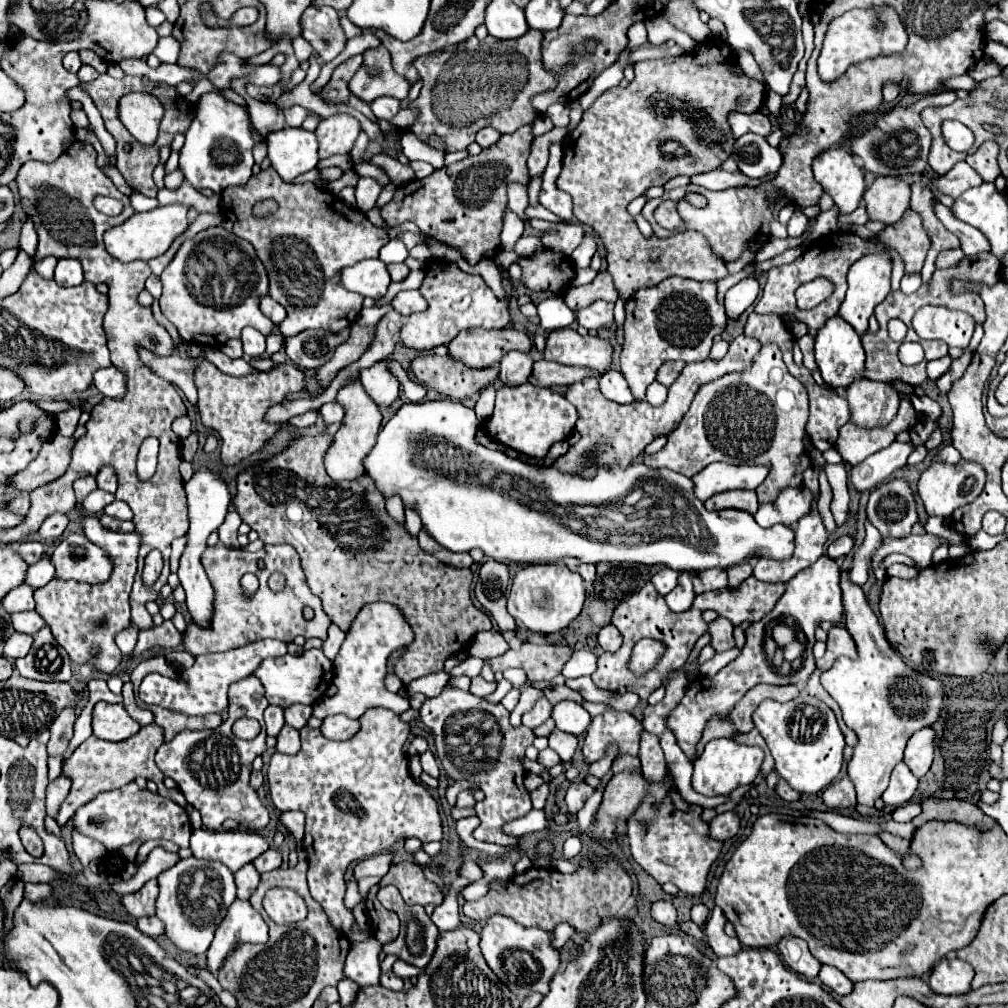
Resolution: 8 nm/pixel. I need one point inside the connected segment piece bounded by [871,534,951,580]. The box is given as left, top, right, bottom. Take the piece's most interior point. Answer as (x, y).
(919, 548)

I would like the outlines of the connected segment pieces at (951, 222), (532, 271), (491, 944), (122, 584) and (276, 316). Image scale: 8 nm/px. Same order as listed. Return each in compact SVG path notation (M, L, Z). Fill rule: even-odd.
M937 198L933 200L933 210L935 210L937 218L943 222L943 226L959 238L961 250L963 250L964 254L979 254L979 252L989 250L987 248L987 238L979 230L975 230L969 224L963 224L961 220L957 220L953 216L951 208L943 206Z
M541 250L533 256L519 258L517 262L523 268L523 284L535 292L551 290L553 294L561 294L575 274L567 256L549 250Z
M491 916L481 930L481 952L489 968L511 988L519 998L525 998L533 992L547 994L549 982L559 970L559 950L551 944L553 932L541 928L523 928L505 916Z
M85 516L81 524L85 530L85 536L109 554L109 558L113 562L111 578L99 586L51 580L43 588L35 588L35 602L37 602L35 610L45 620L45 624L51 628L55 640L67 650L71 662L75 662L79 666L89 664L97 672L113 674L123 662L123 654L115 644L115 636L131 624L129 592L131 592L133 576L137 572L139 536L135 536L135 532L131 532L131 534L111 532L111 530L103 528L99 524L99 520L93 516ZM93 648L97 648L99 652L93 654L91 652Z
M265 296L265 298L261 300L261 312L263 312L269 320L273 320L275 324L279 324L279 322L287 316L287 310L285 310L279 302L275 302L271 296Z

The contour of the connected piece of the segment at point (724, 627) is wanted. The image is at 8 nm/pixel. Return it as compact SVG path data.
M715 618L709 622L709 634L711 634L711 646L715 652L725 652L735 646L733 640L733 624L727 618Z

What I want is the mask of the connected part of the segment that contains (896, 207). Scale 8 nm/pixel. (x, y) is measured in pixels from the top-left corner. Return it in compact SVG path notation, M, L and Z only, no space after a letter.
M877 176L875 182L865 190L863 202L869 220L883 224L895 224L909 206L911 184L895 176Z

